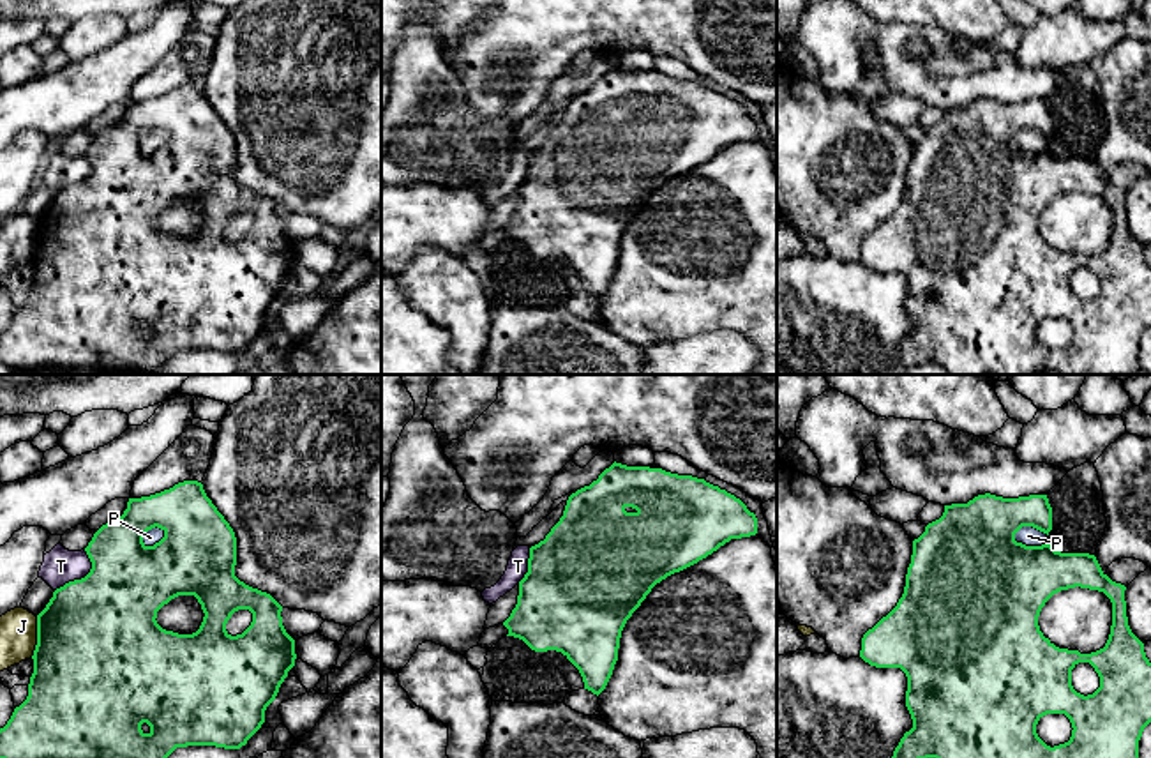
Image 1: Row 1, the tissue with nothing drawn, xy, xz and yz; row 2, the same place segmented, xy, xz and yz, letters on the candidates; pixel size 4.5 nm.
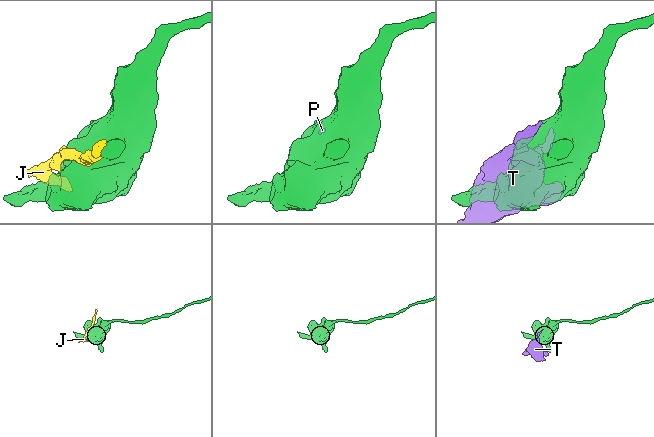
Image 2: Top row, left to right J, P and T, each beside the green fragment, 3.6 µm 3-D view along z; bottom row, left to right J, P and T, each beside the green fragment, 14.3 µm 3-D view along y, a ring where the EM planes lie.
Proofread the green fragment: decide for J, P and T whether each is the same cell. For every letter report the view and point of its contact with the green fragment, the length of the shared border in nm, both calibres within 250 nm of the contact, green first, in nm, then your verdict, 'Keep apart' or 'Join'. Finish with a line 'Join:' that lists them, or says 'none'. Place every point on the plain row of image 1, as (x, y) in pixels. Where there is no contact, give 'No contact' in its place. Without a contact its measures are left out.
J: Touches green at xy (37, 241). Shared border 190 nm. Thickness 500 nm (green) against 180 nm. Keep apart
P: Touches green at yz (1028, 129). Shared border 160 nm. Thickness 360 nm (green) against 90 nm. Join
T: Touches green at xy (82, 182). Shared border 240 nm. Thickness 500 nm (green) against 160 nm. Keep apart
Join: P

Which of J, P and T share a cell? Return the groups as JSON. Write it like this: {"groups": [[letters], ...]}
{"groups": [["J"], ["P"], ["T"]]}

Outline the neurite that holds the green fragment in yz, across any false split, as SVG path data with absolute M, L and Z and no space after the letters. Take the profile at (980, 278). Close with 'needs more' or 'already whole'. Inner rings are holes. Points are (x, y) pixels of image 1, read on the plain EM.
M985 97L974 101L967 108L944 110L943 120L929 127L925 136L913 145L913 159L906 178L904 198L897 210L863 239L860 254L860 262L870 270L900 272L907 281L906 311L911 318L913 332L904 337L891 360L891 368L900 375L904 375L906 369L913 369L914 366L927 362L943 366L946 375L1034 375L1036 371L1043 371L1047 366L1052 366L1059 375L1137 375L1140 371L1139 345L1144 332L1151 327L1151 267L1146 262L1144 247L1128 230L1125 205L1126 191L1112 186L1102 175L1095 159L1056 155L1047 147L1050 134L1052 111L1047 99L1003 102ZM1075 191L1103 196L1112 207L1112 230L1109 244L1103 253L1091 258L1056 251L1043 240L1038 230L1038 221L1045 207L1054 198ZM1079 267L1089 267L1100 281L1100 292L1093 299L1084 300L1072 290L1072 274ZM1047 318L1064 318L1070 323L1073 334L1068 346L1050 352L1038 341L1036 329Z; needs more

